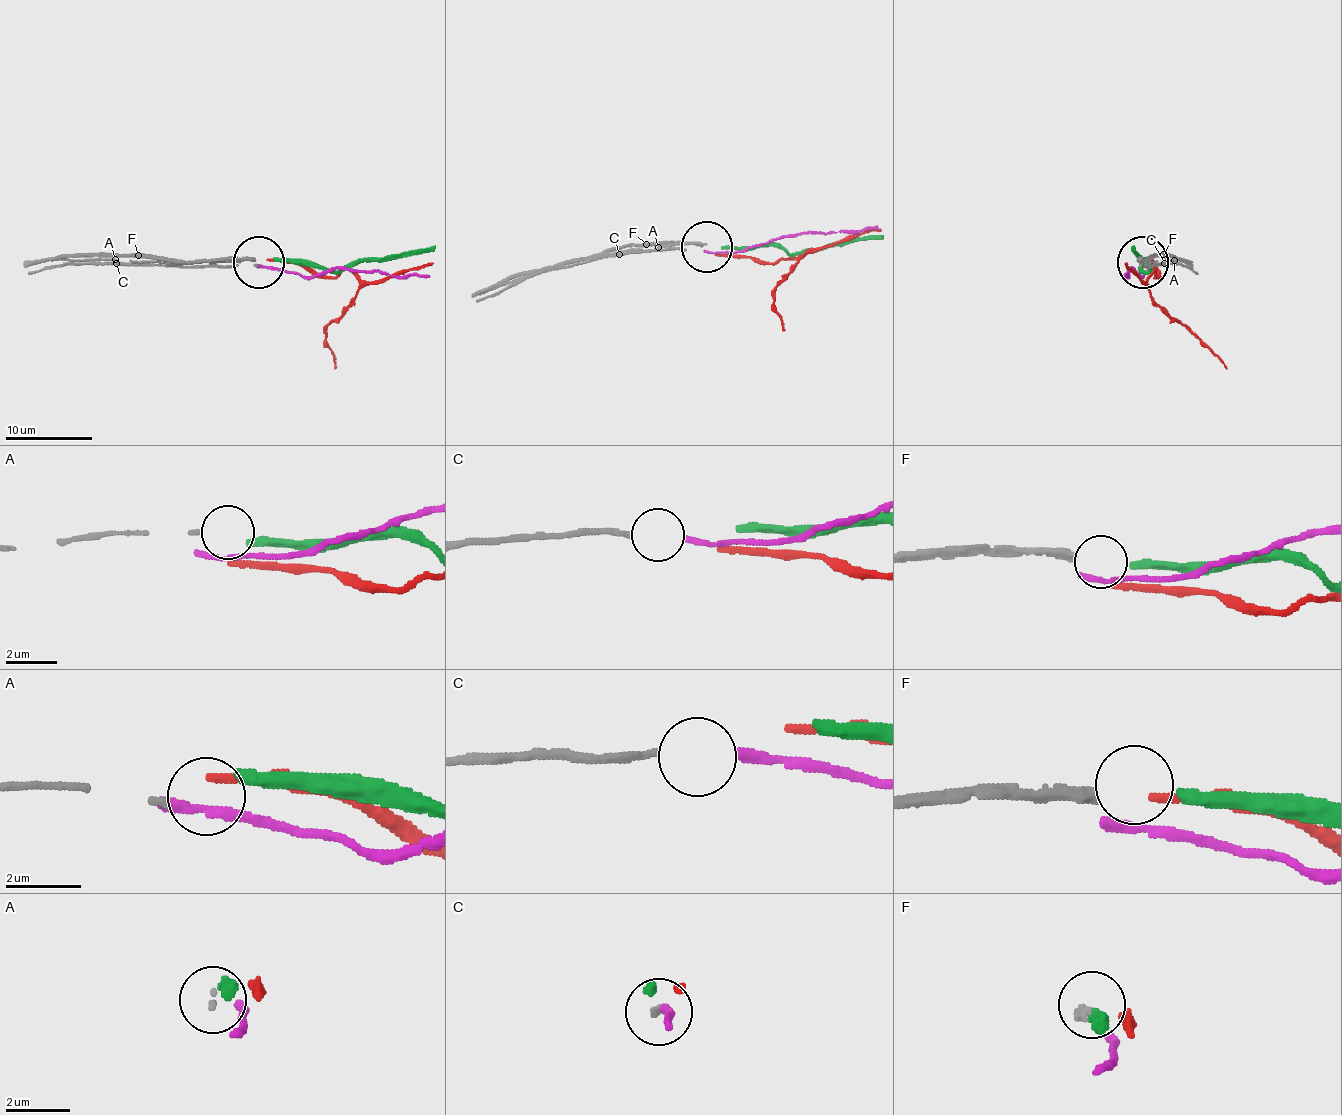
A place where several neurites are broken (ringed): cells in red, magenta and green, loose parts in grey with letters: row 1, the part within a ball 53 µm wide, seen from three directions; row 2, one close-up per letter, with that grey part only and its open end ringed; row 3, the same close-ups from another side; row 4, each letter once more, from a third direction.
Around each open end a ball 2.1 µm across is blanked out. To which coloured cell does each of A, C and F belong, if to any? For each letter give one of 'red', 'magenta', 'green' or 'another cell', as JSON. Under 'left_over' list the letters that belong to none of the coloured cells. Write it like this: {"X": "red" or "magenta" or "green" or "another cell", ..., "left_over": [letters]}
{"A": "another cell", "C": "magenta", "F": "green", "left_over": ["A"]}

